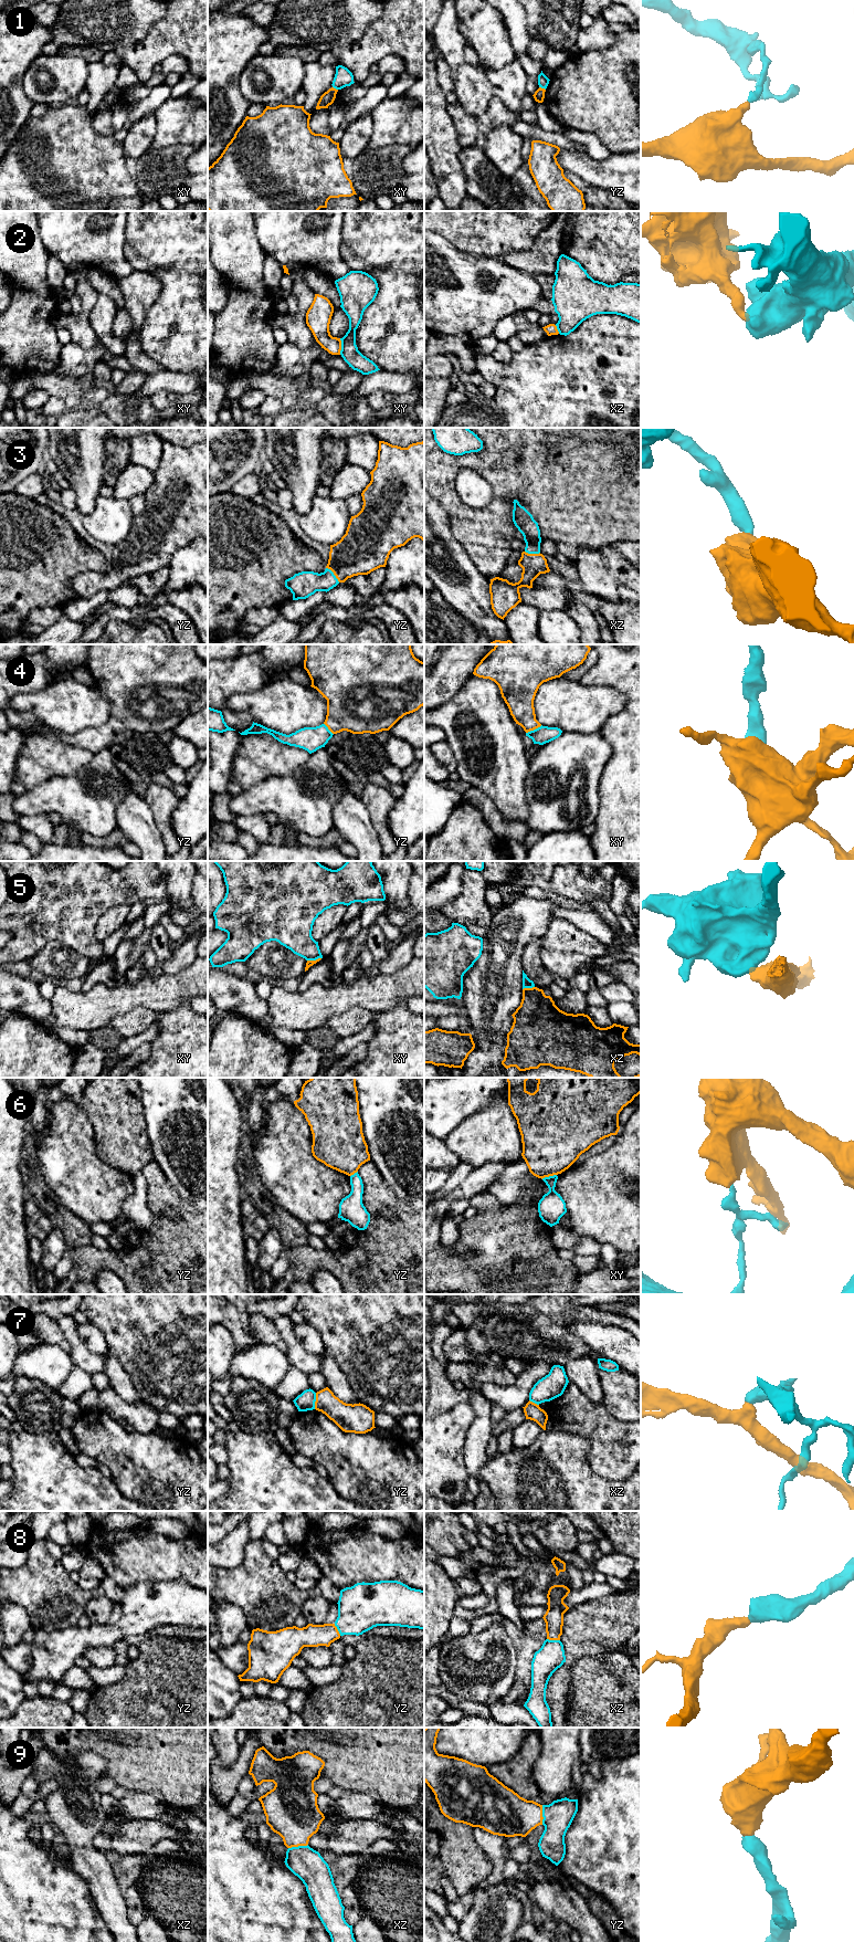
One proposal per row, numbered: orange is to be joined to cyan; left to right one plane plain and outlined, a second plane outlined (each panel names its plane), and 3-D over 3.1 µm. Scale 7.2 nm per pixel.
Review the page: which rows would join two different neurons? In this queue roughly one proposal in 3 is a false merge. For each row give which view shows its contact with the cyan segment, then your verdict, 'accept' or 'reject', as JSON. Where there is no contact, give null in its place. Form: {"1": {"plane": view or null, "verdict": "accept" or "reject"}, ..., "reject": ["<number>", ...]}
{"1": {"plane": "yz", "verdict": "reject"}, "2": {"plane": "xy", "verdict": "reject"}, "3": {"plane": "yz", "verdict": "accept"}, "4": {"plane": "xy", "verdict": "accept"}, "5": {"plane": "xy", "verdict": "reject"}, "6": {"plane": "xy", "verdict": "reject"}, "7": {"plane": "yz", "verdict": "reject"}, "8": {"plane": "xz", "verdict": "accept"}, "9": {"plane": "xz", "verdict": "accept"}, "reject": ["1", "2", "5", "6", "7"]}

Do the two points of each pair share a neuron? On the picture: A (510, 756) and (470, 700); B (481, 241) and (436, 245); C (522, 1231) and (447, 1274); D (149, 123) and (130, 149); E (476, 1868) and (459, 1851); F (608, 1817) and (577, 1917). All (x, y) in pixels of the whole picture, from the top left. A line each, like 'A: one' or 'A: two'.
A: one
B: two
C: one
D: one
E: one
F: two

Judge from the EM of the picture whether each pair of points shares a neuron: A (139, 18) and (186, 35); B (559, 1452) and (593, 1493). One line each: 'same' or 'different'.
A: different
B: same

